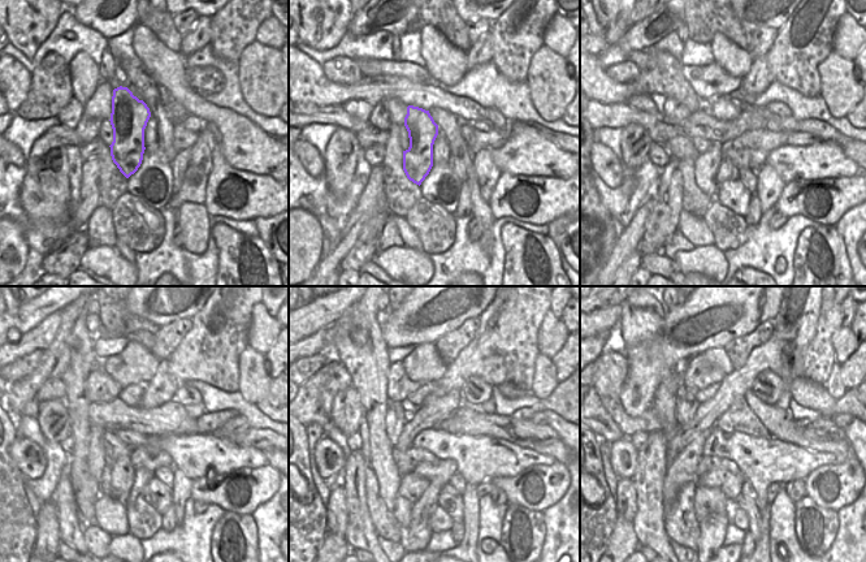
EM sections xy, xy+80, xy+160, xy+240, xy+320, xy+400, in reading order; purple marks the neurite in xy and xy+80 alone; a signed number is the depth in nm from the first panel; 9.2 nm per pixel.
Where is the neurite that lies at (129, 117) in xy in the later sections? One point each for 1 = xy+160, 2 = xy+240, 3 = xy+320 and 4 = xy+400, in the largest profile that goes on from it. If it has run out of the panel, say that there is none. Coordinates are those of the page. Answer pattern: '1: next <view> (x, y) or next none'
1: next xy+160 (706, 165)
2: next xy+240 (122, 472)
3: next xy+320 (411, 487)
4: next xy+400 (708, 501)

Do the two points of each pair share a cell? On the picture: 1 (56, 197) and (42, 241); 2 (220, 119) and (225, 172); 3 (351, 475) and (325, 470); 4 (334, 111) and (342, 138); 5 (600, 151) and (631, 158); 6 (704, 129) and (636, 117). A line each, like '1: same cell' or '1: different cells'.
1: different cells
2: different cells
3: different cells
4: different cells
5: different cells
6: same cell

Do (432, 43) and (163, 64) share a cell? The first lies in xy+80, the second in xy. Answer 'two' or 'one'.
one

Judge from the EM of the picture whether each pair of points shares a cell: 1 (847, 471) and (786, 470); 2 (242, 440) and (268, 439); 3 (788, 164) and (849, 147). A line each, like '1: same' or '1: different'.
1: different
2: same
3: different

